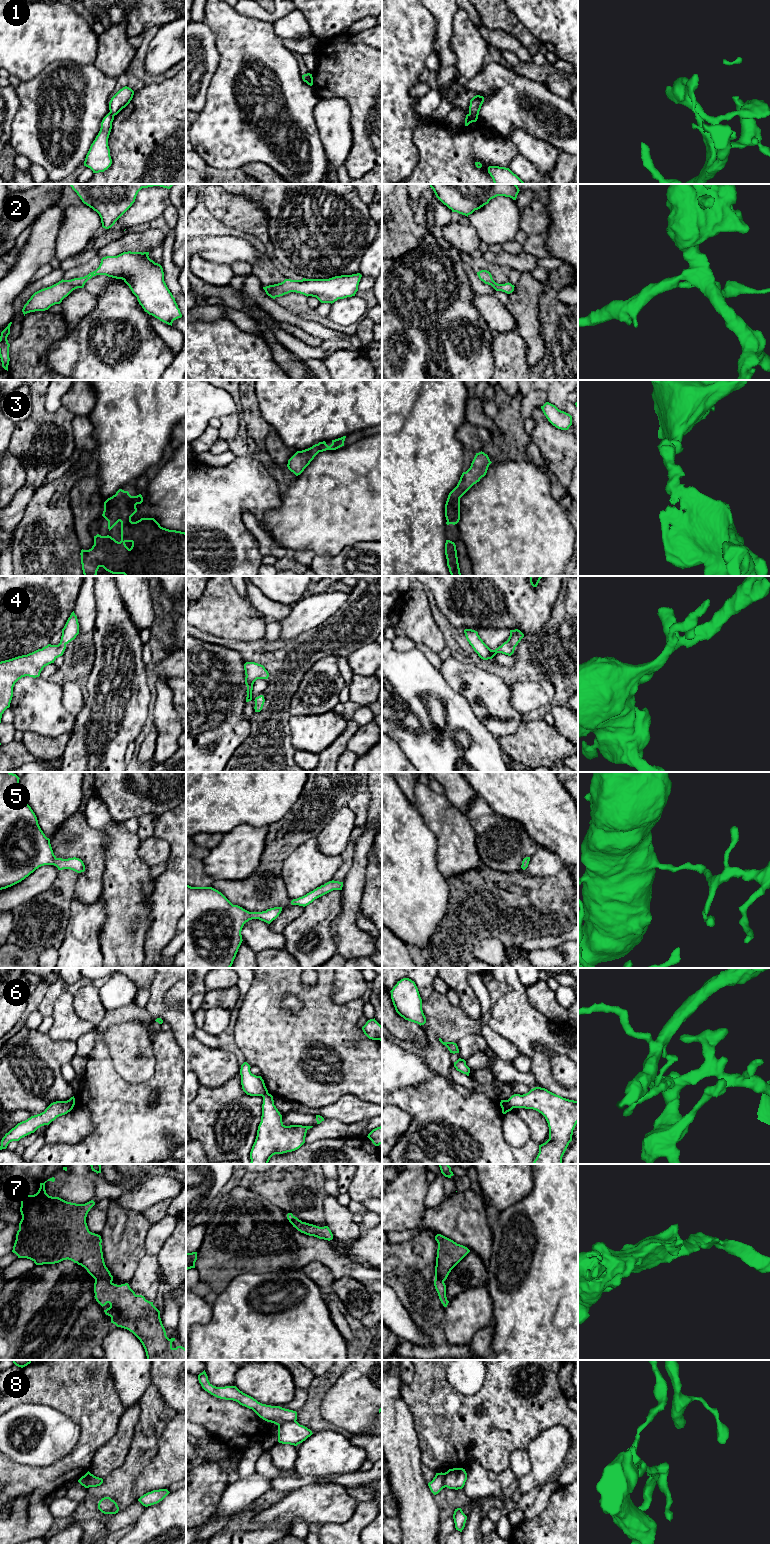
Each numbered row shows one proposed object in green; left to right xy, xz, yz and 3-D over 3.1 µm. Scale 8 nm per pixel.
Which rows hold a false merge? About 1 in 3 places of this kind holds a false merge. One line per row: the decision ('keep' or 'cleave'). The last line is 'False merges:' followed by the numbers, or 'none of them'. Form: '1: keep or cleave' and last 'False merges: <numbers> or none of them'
1: cleave
2: keep
3: keep
4: keep
5: keep
6: cleave
7: keep
8: cleave
False merges: 1, 6, 8

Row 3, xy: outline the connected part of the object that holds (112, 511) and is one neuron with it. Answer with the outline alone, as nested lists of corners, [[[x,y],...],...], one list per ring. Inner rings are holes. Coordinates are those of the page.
[[[122,489],[104,502],[102,516],[108,521],[109,531],[121,522],[121,541],[109,535],[94,536],[92,548],[82,549],[80,553],[84,576],[96,576],[100,567],[125,576],[186,576],[186,533],[163,528],[154,518],[132,522],[131,517],[137,512],[136,505],[142,502],[141,494],[131,496]]]

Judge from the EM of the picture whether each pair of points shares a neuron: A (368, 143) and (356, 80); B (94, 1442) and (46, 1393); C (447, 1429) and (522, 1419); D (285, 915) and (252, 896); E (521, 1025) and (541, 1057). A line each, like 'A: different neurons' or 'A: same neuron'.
A: same neuron
B: same neuron
C: same neuron
D: same neuron
E: same neuron

